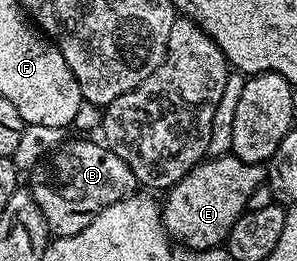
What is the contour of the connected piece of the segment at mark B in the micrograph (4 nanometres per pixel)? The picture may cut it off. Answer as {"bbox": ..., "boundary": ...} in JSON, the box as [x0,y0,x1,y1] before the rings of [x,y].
{"bbox":[28,139,139,237],"boundary":[[[67,139],[61,148],[54,149],[49,159],[29,173],[28,191],[55,237],[80,234],[92,222],[95,212],[112,206],[112,202],[120,202],[125,196],[135,195],[139,187],[132,170],[105,143],[95,140]]]}

